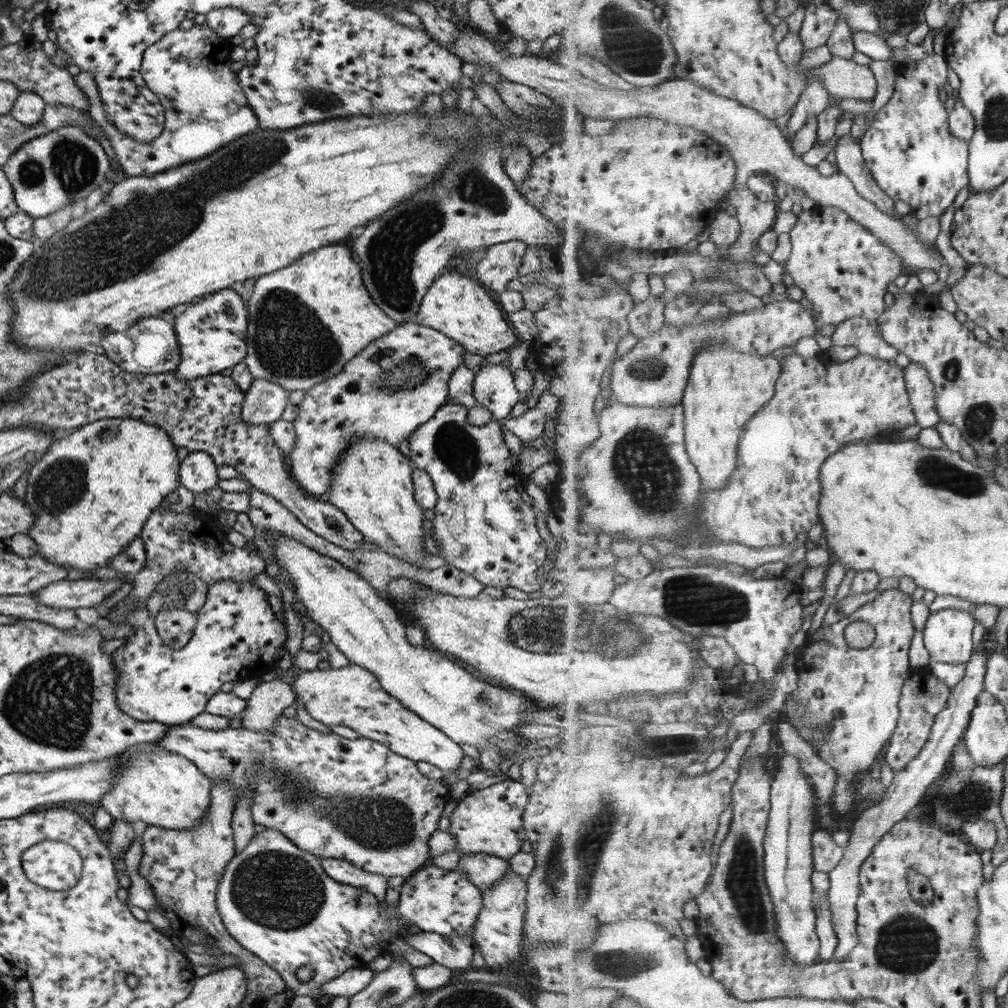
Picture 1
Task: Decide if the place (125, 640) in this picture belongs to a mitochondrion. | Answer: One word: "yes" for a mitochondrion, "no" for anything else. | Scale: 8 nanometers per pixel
no

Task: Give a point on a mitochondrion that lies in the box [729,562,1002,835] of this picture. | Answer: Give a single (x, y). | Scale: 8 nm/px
(975, 799)

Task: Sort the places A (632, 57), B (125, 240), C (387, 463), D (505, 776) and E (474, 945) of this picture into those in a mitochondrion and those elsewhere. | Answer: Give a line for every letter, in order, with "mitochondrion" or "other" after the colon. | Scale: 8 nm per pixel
A: mitochondrion
B: mitochondrion
C: other
D: other
E: other

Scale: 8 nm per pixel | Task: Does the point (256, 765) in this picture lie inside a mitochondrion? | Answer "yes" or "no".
yes

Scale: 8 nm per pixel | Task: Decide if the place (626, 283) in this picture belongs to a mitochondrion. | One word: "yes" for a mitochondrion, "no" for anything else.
no

